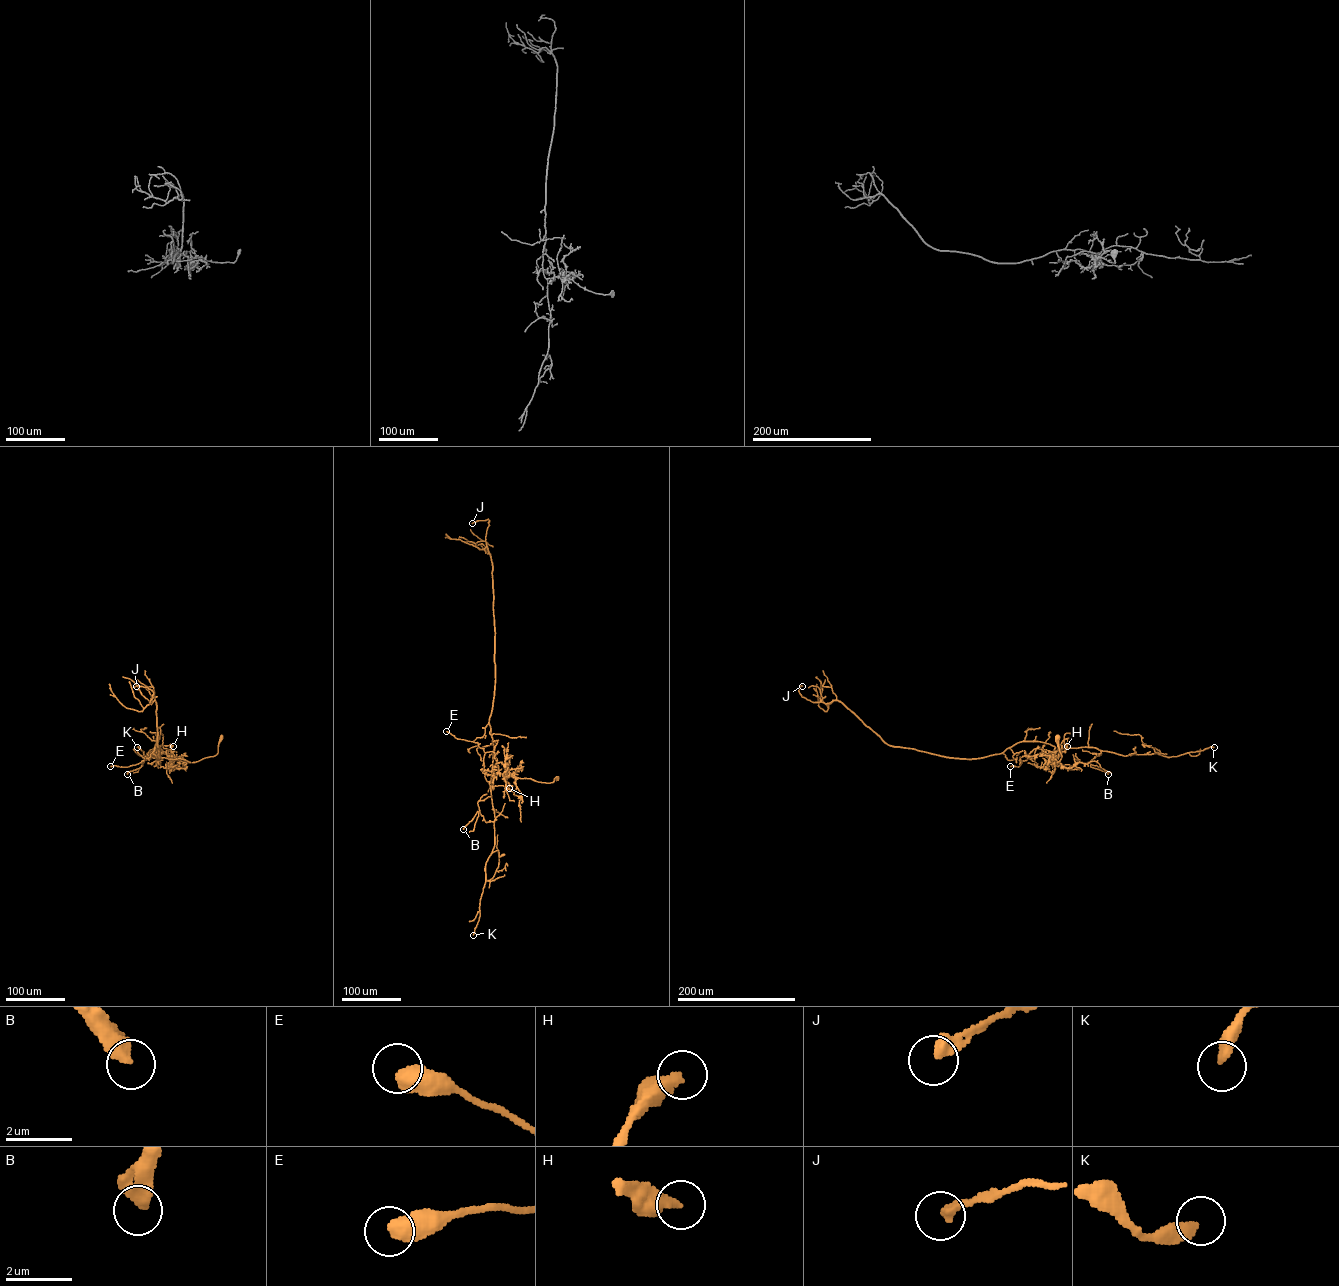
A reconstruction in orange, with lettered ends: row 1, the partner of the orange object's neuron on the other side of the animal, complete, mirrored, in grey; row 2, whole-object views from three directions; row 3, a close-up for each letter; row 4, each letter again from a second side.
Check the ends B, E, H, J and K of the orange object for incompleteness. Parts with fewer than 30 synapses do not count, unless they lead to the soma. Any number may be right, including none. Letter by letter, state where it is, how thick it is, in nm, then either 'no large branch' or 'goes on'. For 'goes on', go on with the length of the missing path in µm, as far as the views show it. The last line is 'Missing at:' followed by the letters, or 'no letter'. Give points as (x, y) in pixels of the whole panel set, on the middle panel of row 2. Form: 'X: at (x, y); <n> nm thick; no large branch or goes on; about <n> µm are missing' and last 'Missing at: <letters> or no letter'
B: at (463, 829); 500 nm thick; no large branch
E: at (446, 731); 650 nm thick; no large branch
H: at (509, 788); 400 nm thick; no large branch
J: at (472, 523); 320 nm thick; no large branch
K: at (473, 935); 360 nm thick; no large branch
Missing at: no letter

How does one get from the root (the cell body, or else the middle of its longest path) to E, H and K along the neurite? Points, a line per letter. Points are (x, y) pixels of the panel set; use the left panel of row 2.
E: (221, 737), (217, 754), (197, 761), (186, 762), (155, 748), (138, 763), (110, 766)
H: (221, 737), (216, 755), (194, 762), (181, 761), (156, 748), (149, 751), (156, 746), (165, 752), (173, 746)
K: (221, 737), (216, 755), (194, 762), (156, 748), (149, 751), (158, 747), (158, 755), (145, 756), (137, 747)

